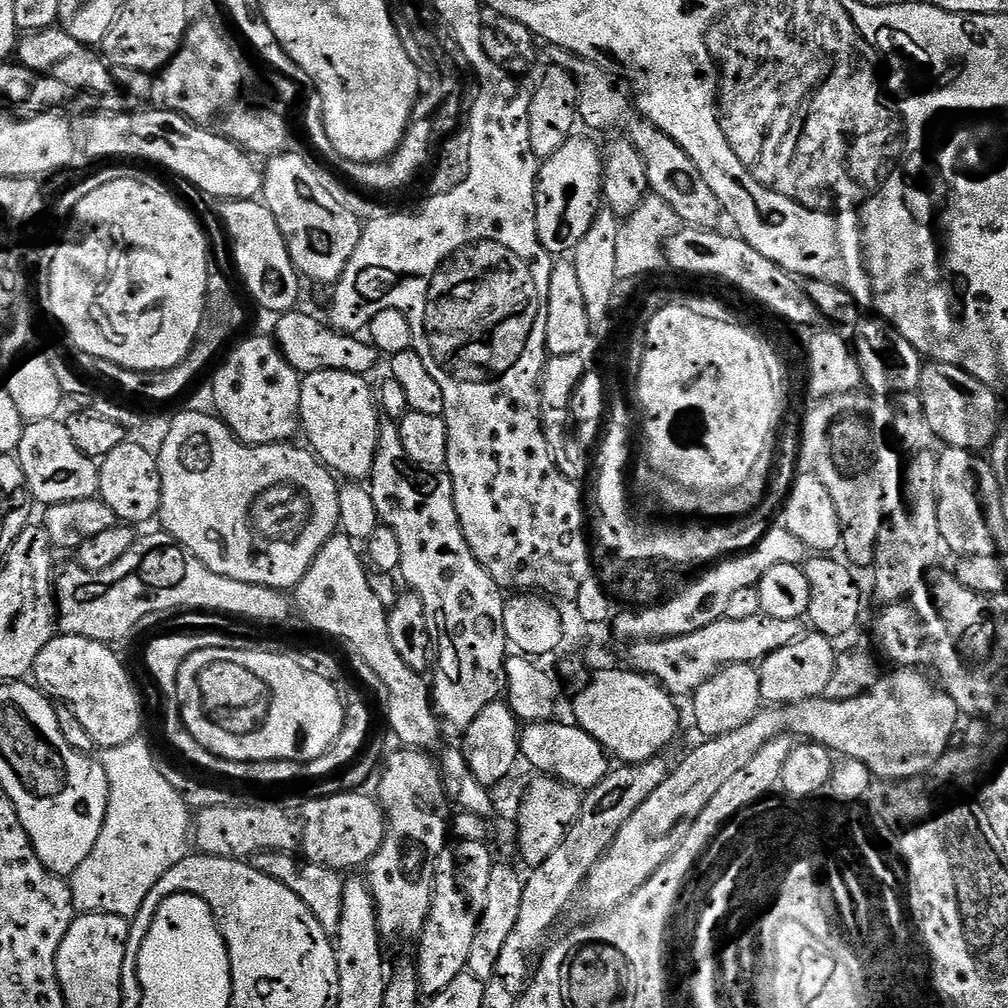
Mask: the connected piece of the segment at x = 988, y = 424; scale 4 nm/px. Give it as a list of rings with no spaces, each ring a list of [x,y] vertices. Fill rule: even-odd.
[[[934,360],[924,365],[918,394],[926,410],[929,433],[936,435],[941,445],[974,453],[991,449],[1002,427],[1000,404],[996,401],[997,393],[978,377],[970,375],[965,368]]]

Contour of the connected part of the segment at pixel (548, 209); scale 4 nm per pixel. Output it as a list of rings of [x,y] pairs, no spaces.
[[[580,134],[573,135],[560,150],[541,163],[540,179],[536,181],[536,229],[548,253],[568,254],[582,242],[601,207],[603,179],[601,149],[596,149],[594,141],[583,140]]]

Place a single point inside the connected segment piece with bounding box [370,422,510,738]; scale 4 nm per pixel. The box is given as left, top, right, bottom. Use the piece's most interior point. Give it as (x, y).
(464, 607)

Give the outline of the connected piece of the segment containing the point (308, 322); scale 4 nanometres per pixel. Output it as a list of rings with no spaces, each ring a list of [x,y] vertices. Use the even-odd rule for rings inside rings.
[[[300,311],[283,313],[277,319],[280,321],[276,324],[276,332],[274,331],[274,339],[280,348],[280,353],[290,362],[290,366],[296,368],[297,372],[307,374],[333,368],[367,377],[368,372],[375,370],[378,353],[367,339],[356,334],[338,332],[323,319],[315,320],[310,313]]]

